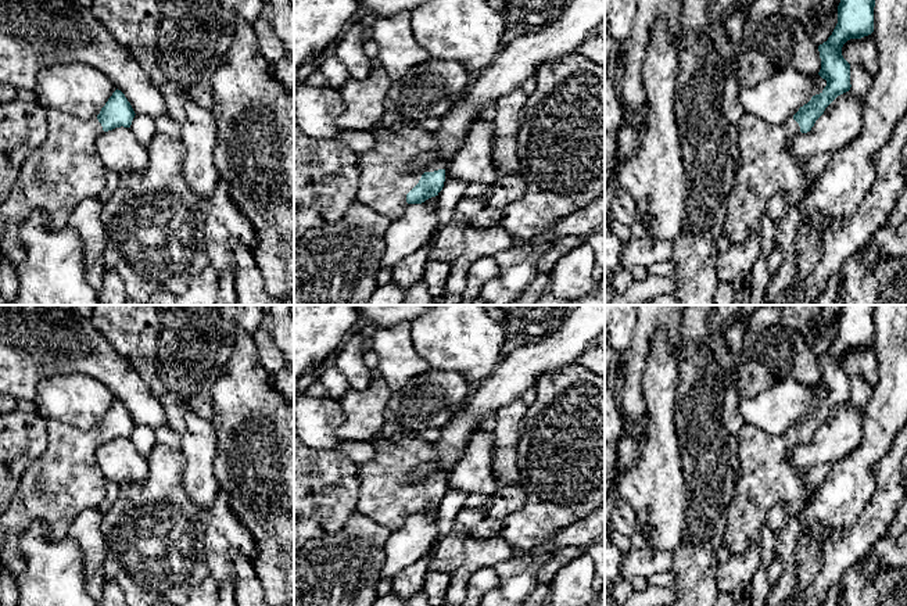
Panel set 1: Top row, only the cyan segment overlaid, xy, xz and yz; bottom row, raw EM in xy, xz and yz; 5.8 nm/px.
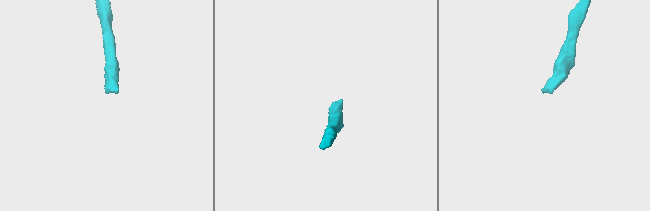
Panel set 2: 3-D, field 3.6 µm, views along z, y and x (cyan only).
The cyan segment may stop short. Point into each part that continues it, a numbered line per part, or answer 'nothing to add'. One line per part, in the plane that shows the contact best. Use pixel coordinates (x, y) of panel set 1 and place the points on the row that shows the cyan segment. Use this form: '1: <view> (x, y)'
1: xz (384, 178)

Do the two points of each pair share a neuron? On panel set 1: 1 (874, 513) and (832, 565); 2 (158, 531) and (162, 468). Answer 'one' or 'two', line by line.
1: one
2: one

